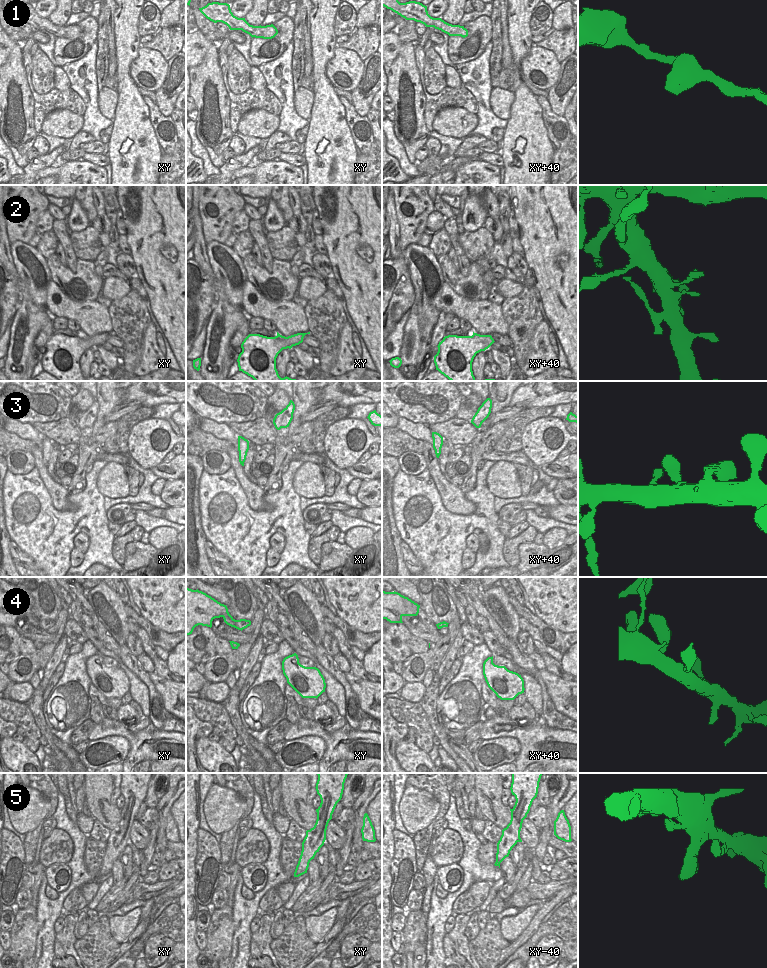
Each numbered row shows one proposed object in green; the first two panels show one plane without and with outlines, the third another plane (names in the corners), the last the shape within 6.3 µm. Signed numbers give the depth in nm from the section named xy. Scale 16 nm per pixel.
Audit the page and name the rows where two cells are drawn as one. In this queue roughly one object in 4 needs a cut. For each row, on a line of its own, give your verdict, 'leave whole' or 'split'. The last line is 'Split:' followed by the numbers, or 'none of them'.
1: leave whole
2: leave whole
3: leave whole
4: leave whole
5: leave whole
Split: none of them

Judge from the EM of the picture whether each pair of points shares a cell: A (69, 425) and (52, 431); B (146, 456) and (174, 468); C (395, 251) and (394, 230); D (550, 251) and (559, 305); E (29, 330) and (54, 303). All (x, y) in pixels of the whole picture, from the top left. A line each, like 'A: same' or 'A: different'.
A: same
B: different
C: same
D: same
E: different

